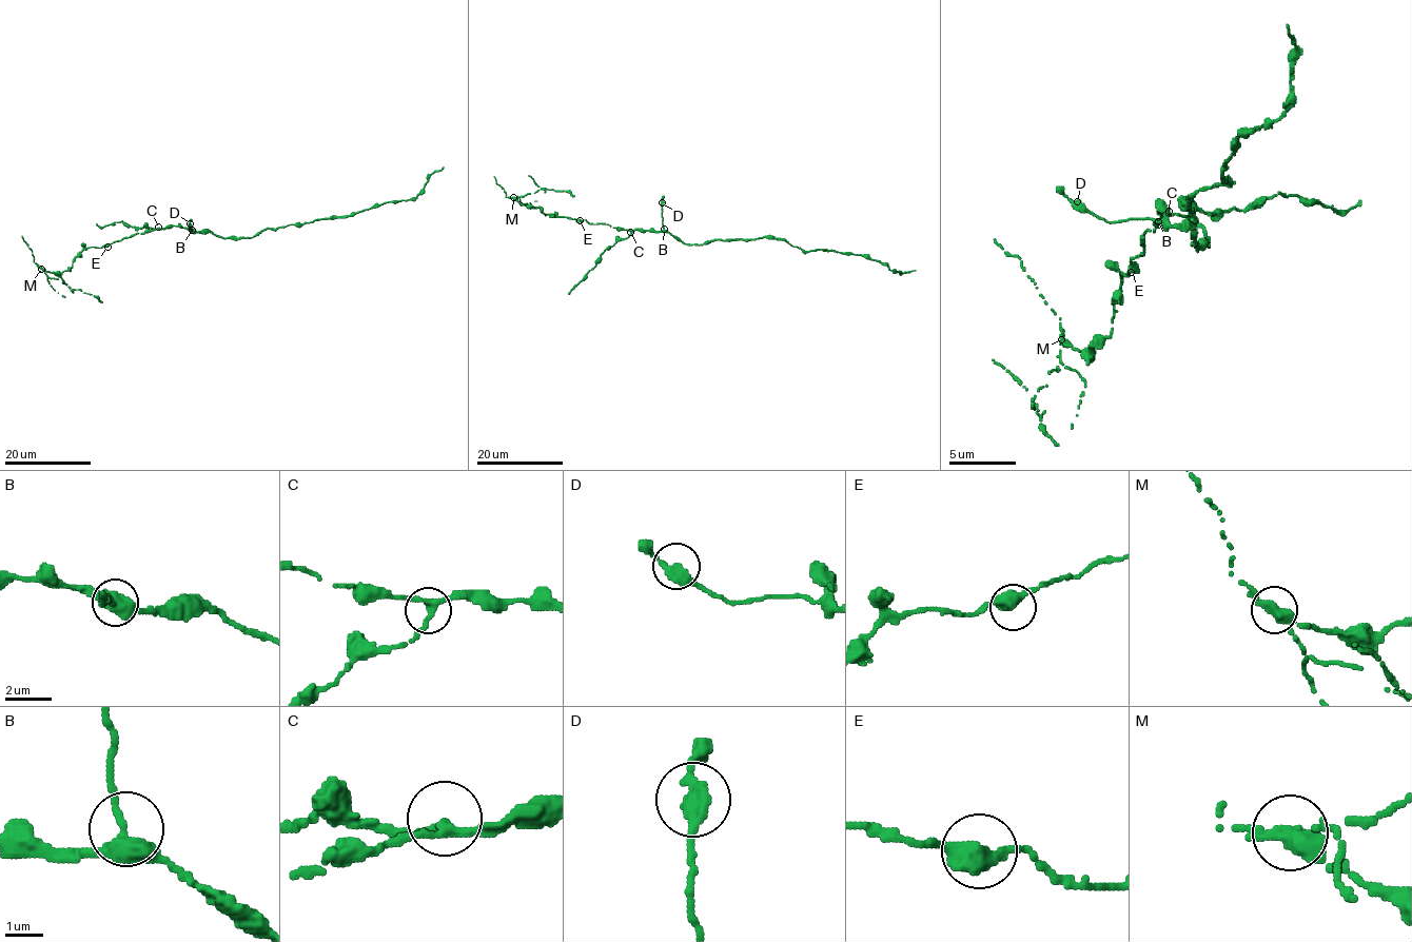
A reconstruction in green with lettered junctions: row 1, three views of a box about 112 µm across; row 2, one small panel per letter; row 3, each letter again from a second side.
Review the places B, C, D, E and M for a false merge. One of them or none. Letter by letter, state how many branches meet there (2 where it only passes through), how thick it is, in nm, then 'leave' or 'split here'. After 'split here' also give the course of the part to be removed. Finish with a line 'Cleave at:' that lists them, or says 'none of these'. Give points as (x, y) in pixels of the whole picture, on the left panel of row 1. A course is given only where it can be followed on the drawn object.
B: branches 3; calibre 360 nm; leave
C: branches 3; calibre 240 nm; leave
D: branches 2; calibre 380 nm; leave
E: branches 2; calibre 420 nm; leave
M: branches 3; calibre 320 nm; split here; course (42, 268), (50, 277), (102, 301)
Cleave at: M

